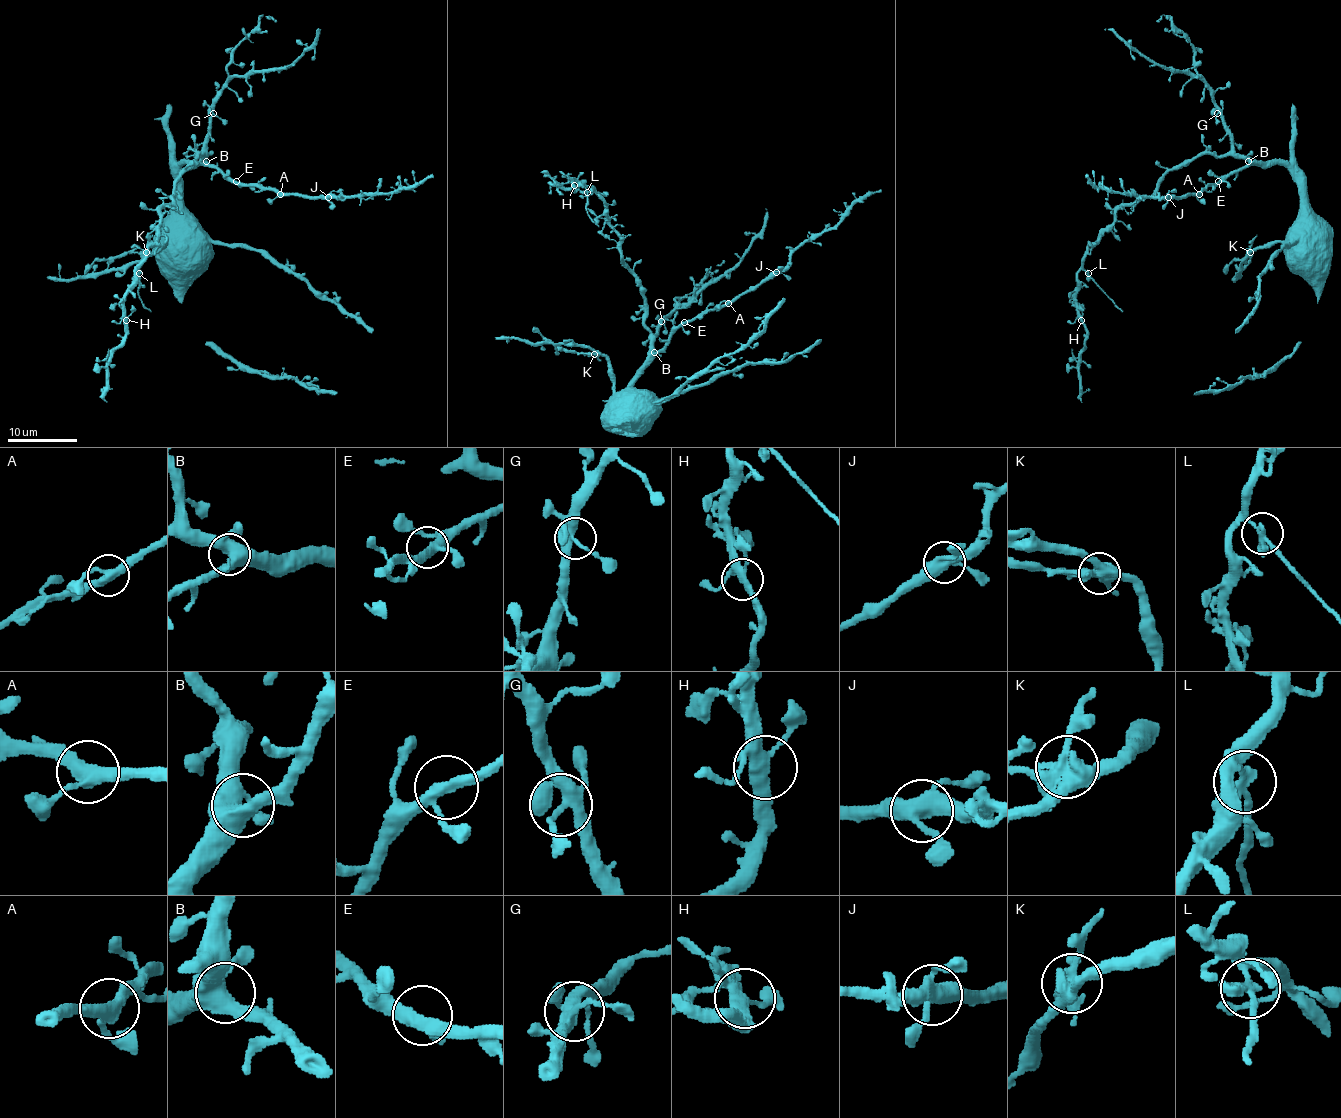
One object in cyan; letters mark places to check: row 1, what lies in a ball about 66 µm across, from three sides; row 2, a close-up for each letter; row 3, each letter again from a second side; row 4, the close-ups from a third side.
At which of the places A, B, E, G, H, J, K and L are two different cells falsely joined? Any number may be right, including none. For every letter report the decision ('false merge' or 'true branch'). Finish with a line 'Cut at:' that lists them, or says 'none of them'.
A: true branch
B: true branch
E: true branch
G: true branch
H: true branch
J: true branch
K: false merge
L: false merge
Cut at: K, L

